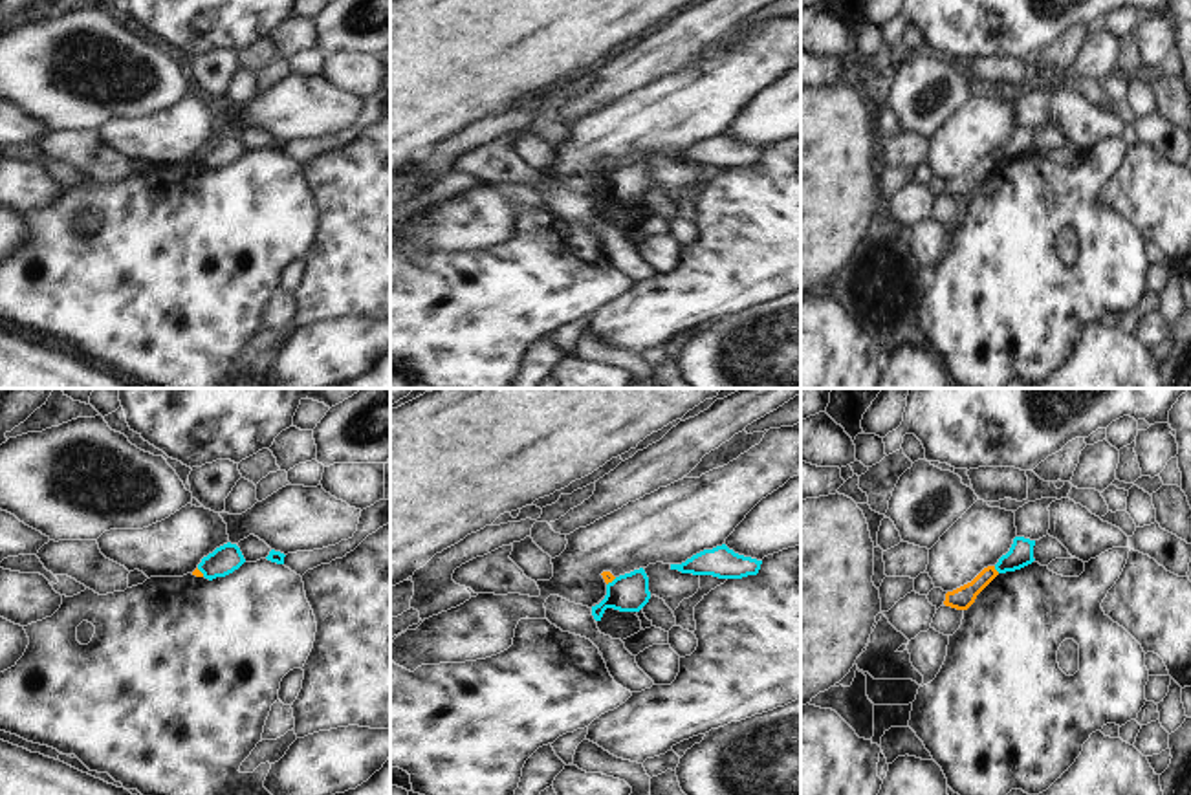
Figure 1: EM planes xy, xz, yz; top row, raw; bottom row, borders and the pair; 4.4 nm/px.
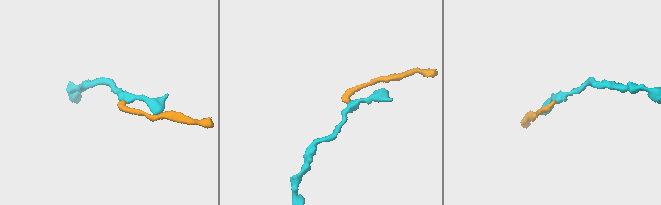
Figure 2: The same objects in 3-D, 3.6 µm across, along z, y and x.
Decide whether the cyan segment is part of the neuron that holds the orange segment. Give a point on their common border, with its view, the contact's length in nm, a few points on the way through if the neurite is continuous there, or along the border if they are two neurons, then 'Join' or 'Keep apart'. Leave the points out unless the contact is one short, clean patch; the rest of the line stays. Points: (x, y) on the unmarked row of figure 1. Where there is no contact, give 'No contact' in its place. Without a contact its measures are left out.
Touches orange at yz (995, 160). Shared border 40 nm. Boundary: yz (994, 156), (999, 162). Keep apart

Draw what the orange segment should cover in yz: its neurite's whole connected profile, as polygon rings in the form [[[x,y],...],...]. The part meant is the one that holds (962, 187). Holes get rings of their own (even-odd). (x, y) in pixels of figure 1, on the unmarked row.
[[[995,156],[984,158],[971,172],[947,181],[945,183],[945,196],[956,198],[956,200],[967,200],[977,185],[999,165]]]

